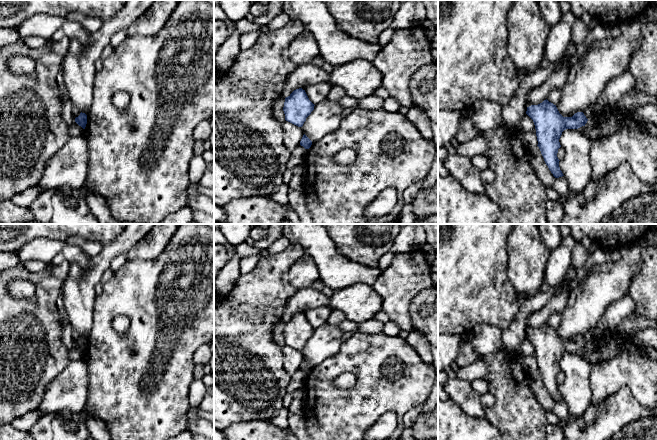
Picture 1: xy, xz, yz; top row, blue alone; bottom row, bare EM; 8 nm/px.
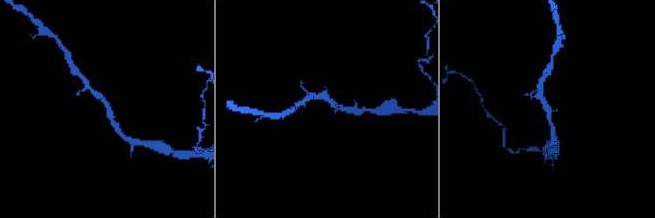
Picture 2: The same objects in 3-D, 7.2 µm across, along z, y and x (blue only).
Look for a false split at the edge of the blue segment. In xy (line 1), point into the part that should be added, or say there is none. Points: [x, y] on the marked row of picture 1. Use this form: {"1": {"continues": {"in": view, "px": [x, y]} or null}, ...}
{"1": {"continues": null}}

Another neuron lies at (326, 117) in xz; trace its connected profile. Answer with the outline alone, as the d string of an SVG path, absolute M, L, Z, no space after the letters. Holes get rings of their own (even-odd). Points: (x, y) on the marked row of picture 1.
M328 99L320 104L316 104L314 110L301 127L303 133L313 143L336 131L343 119L343 109L337 101Z

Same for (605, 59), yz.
M636 18L624 22L620 28L621 34L617 38L603 39L593 43L583 56L578 57L570 69L566 83L562 87L561 100L556 105L563 117L583 112L590 105L598 103L606 84L628 69L634 51L642 42L640 20Z

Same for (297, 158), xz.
M301 145L297 146L291 152L291 157L287 162L287 169L294 169L296 166L304 164L306 153L307 153L307 149L305 149Z

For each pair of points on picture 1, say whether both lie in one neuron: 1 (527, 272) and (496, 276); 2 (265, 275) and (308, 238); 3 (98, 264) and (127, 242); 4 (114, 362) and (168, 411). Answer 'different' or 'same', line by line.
1: different
2: different
3: same
4: same

